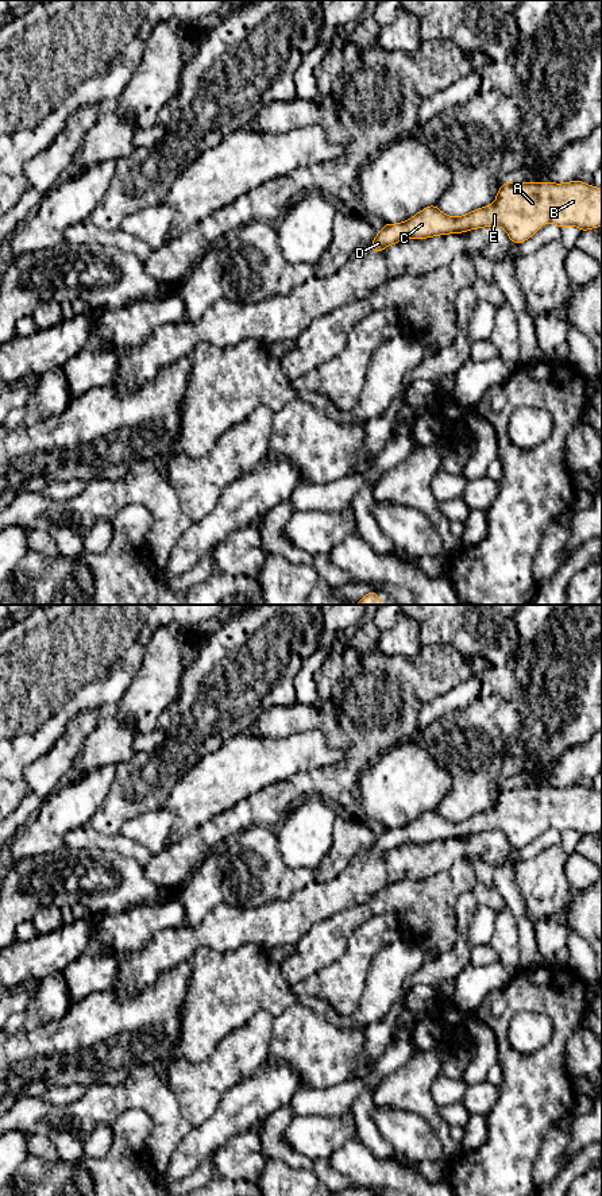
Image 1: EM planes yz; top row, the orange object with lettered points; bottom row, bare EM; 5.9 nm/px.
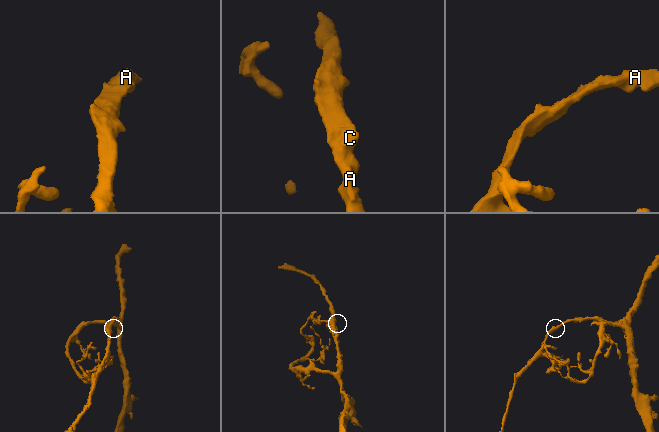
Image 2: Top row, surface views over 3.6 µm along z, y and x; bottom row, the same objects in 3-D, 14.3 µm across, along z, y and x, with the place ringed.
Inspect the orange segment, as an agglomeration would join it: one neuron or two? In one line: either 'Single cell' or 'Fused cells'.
Single cell

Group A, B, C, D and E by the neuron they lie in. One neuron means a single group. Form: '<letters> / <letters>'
A B C D E

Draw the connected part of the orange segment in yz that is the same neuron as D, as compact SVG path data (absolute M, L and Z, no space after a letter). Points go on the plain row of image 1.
M582 786L503 787L495 807L451 822L436 810L428 810L409 825L383 829L371 848L374 857L406 844L427 844L462 838L483 832L502 832L514 849L532 842L545 827L559 833L574 830L583 837L602 830L602 794Z

